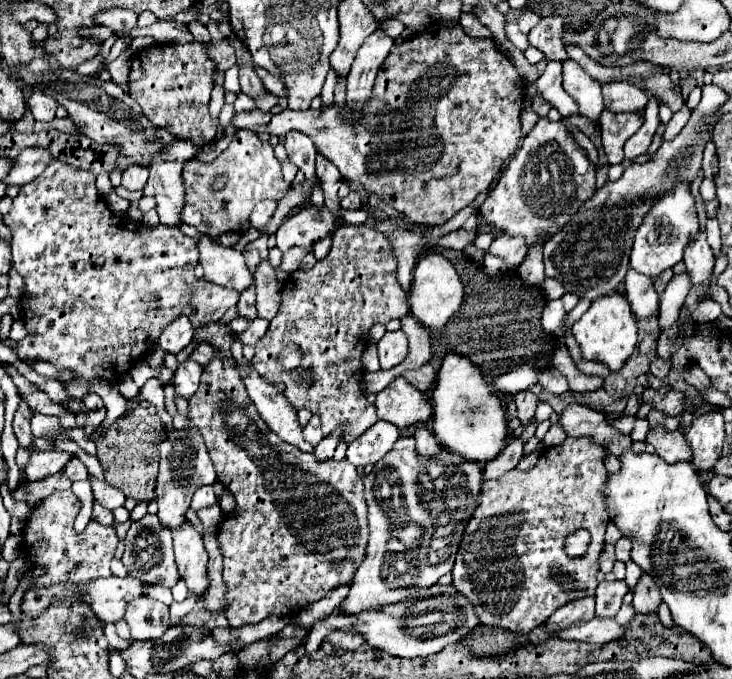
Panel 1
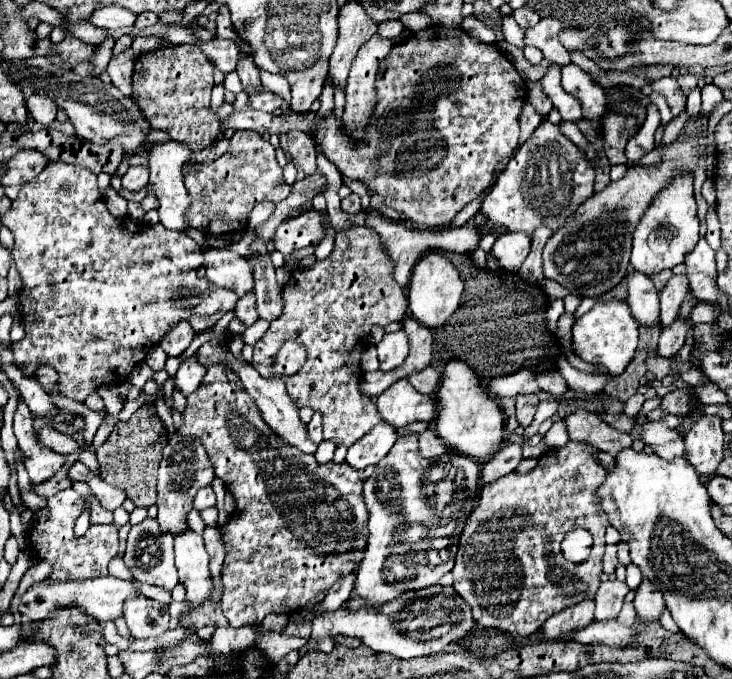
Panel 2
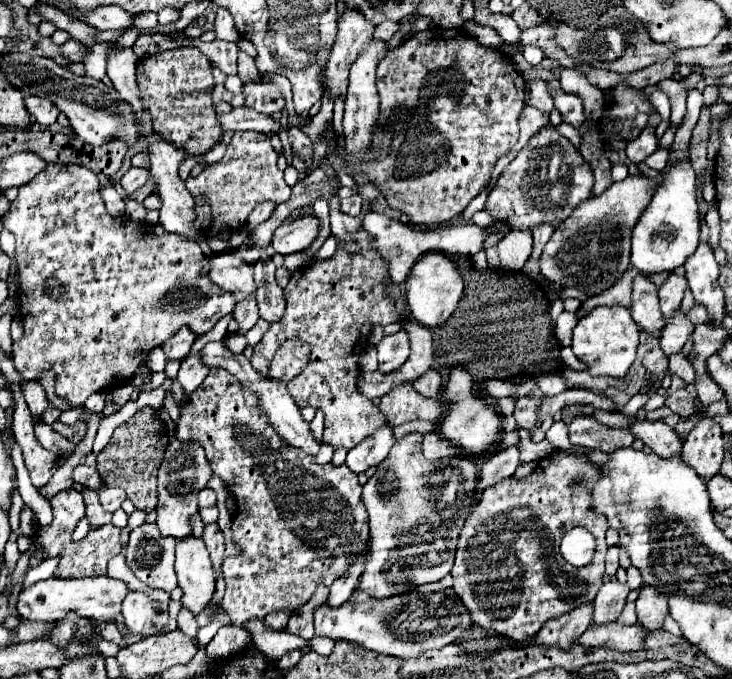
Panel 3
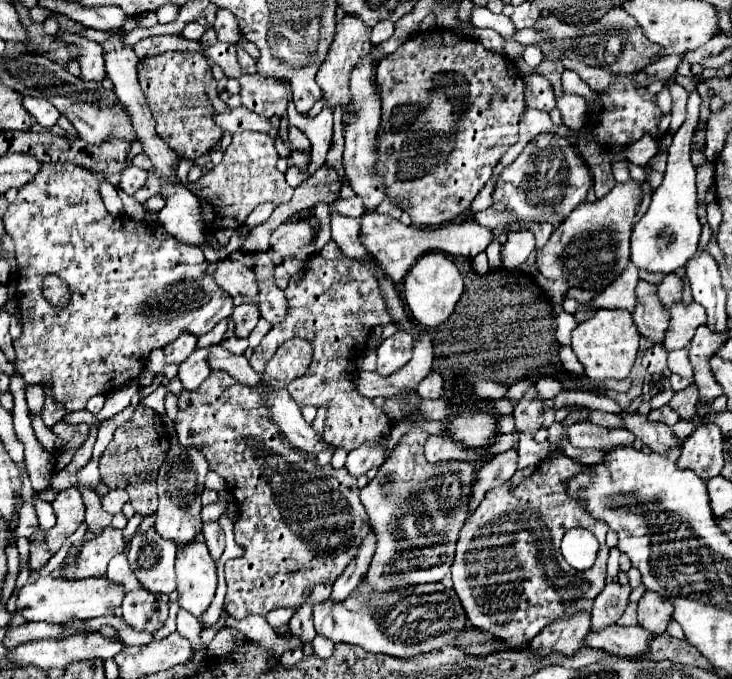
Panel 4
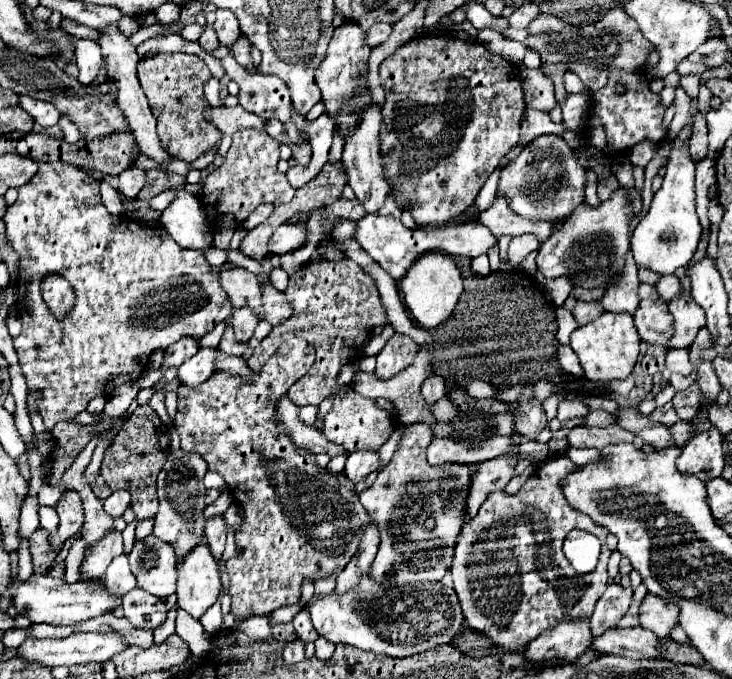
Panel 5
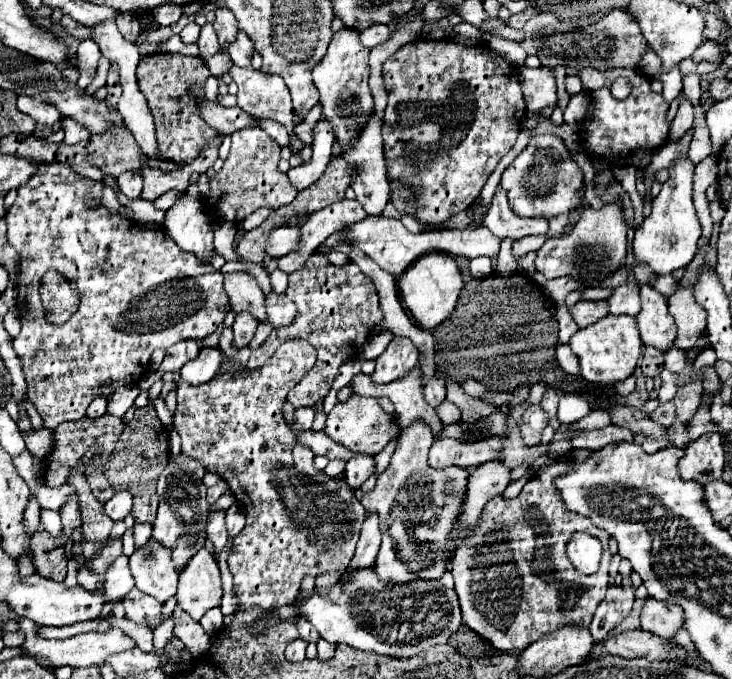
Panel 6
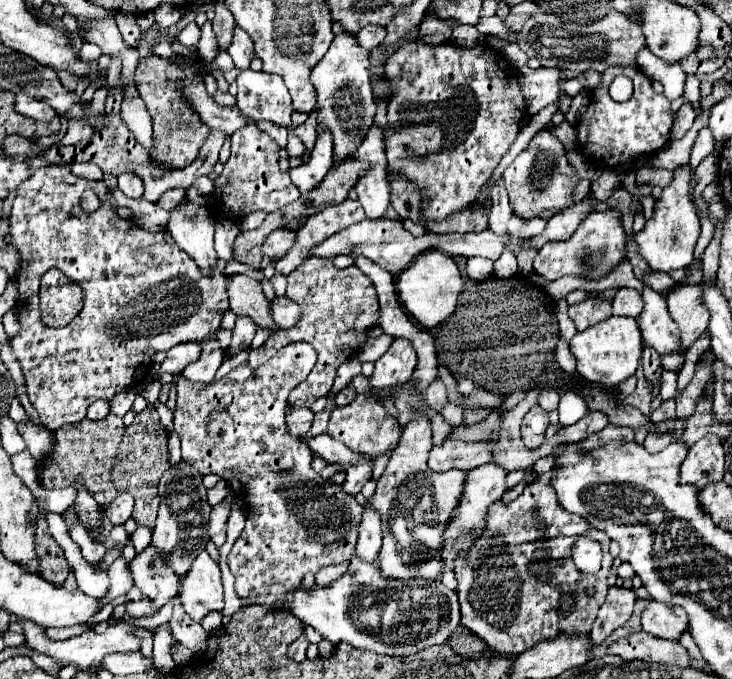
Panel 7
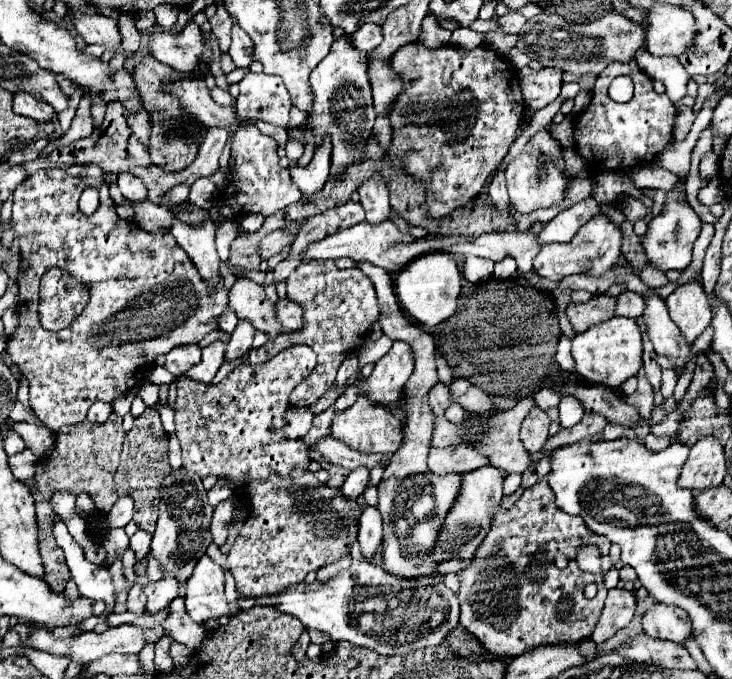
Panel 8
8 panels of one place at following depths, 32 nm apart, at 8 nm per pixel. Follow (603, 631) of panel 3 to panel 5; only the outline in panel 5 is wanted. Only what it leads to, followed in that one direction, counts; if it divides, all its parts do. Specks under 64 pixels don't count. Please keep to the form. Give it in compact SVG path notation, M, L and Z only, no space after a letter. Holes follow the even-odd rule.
M640 626L636 628L610 628L600 640L594 638L592 648L604 654L626 656L626 658L660 658L660 638Z

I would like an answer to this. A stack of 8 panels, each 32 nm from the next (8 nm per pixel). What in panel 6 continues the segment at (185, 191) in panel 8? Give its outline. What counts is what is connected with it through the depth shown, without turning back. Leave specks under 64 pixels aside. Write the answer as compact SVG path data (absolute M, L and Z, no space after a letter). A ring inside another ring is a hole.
M168 190L158 200L154 200L154 206L160 210L168 210L168 206L172 206L178 198L180 198L180 190Z

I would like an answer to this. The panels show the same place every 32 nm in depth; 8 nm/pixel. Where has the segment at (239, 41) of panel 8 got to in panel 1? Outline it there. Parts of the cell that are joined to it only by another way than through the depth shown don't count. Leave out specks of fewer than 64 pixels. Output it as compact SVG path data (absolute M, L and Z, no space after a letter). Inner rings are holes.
M240 64L240 84L242 84L242 92L252 96L252 92L264 92L262 80L258 78L256 70L250 64Z

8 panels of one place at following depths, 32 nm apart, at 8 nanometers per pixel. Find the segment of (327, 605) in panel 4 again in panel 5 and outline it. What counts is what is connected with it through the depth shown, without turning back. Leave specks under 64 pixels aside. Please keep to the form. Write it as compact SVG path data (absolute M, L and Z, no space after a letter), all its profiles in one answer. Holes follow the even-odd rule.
M362 572L358 582L344 596L338 598L336 592L330 592L328 596L314 596L304 604L304 608L308 608L316 632L328 642L342 642L392 658L406 658L440 644L448 644L464 622L458 596L452 588L446 588L440 582L416 582L382 588L376 580L372 580L370 572Z

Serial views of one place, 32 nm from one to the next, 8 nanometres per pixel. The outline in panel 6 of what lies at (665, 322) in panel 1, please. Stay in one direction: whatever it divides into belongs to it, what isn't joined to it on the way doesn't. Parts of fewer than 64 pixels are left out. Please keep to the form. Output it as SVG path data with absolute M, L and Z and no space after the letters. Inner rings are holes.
M666 274L666 276L656 276L656 278L652 278L650 282L648 282L654 290L658 290L662 296L672 296L674 292L676 292L676 288L678 288L678 282L670 276L670 274Z

